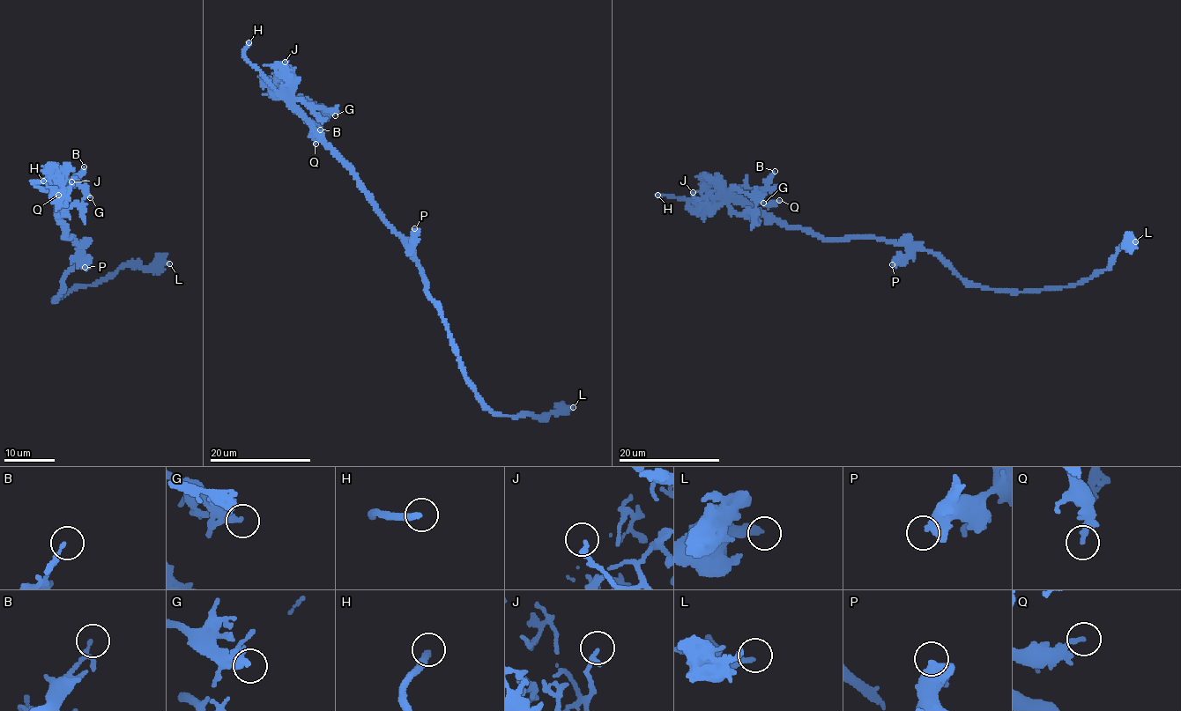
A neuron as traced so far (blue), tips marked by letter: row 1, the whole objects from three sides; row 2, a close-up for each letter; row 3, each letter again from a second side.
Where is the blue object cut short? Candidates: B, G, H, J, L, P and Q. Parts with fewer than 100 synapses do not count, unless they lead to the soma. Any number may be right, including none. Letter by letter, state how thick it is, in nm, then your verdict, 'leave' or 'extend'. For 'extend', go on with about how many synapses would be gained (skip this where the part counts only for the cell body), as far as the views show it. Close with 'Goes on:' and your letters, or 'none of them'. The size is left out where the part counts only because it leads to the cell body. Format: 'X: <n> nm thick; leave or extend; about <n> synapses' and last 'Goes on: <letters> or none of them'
B: 140 nm thick; leave
G: 360 nm thick; leave
H: 280 nm thick; extend
J: 220 nm thick; leave
L: 280 nm thick; leave
P: 440 nm thick; leave
Q: 200 nm thick; leave
Goes on: H

